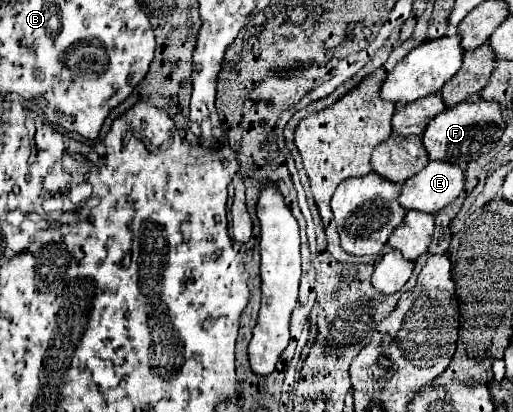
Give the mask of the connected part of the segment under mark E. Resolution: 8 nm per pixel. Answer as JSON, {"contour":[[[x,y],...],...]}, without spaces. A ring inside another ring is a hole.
{"contour":[[[430,161],[418,175],[402,185],[400,201],[404,209],[438,213],[450,205],[464,189],[464,169],[448,161]]]}

